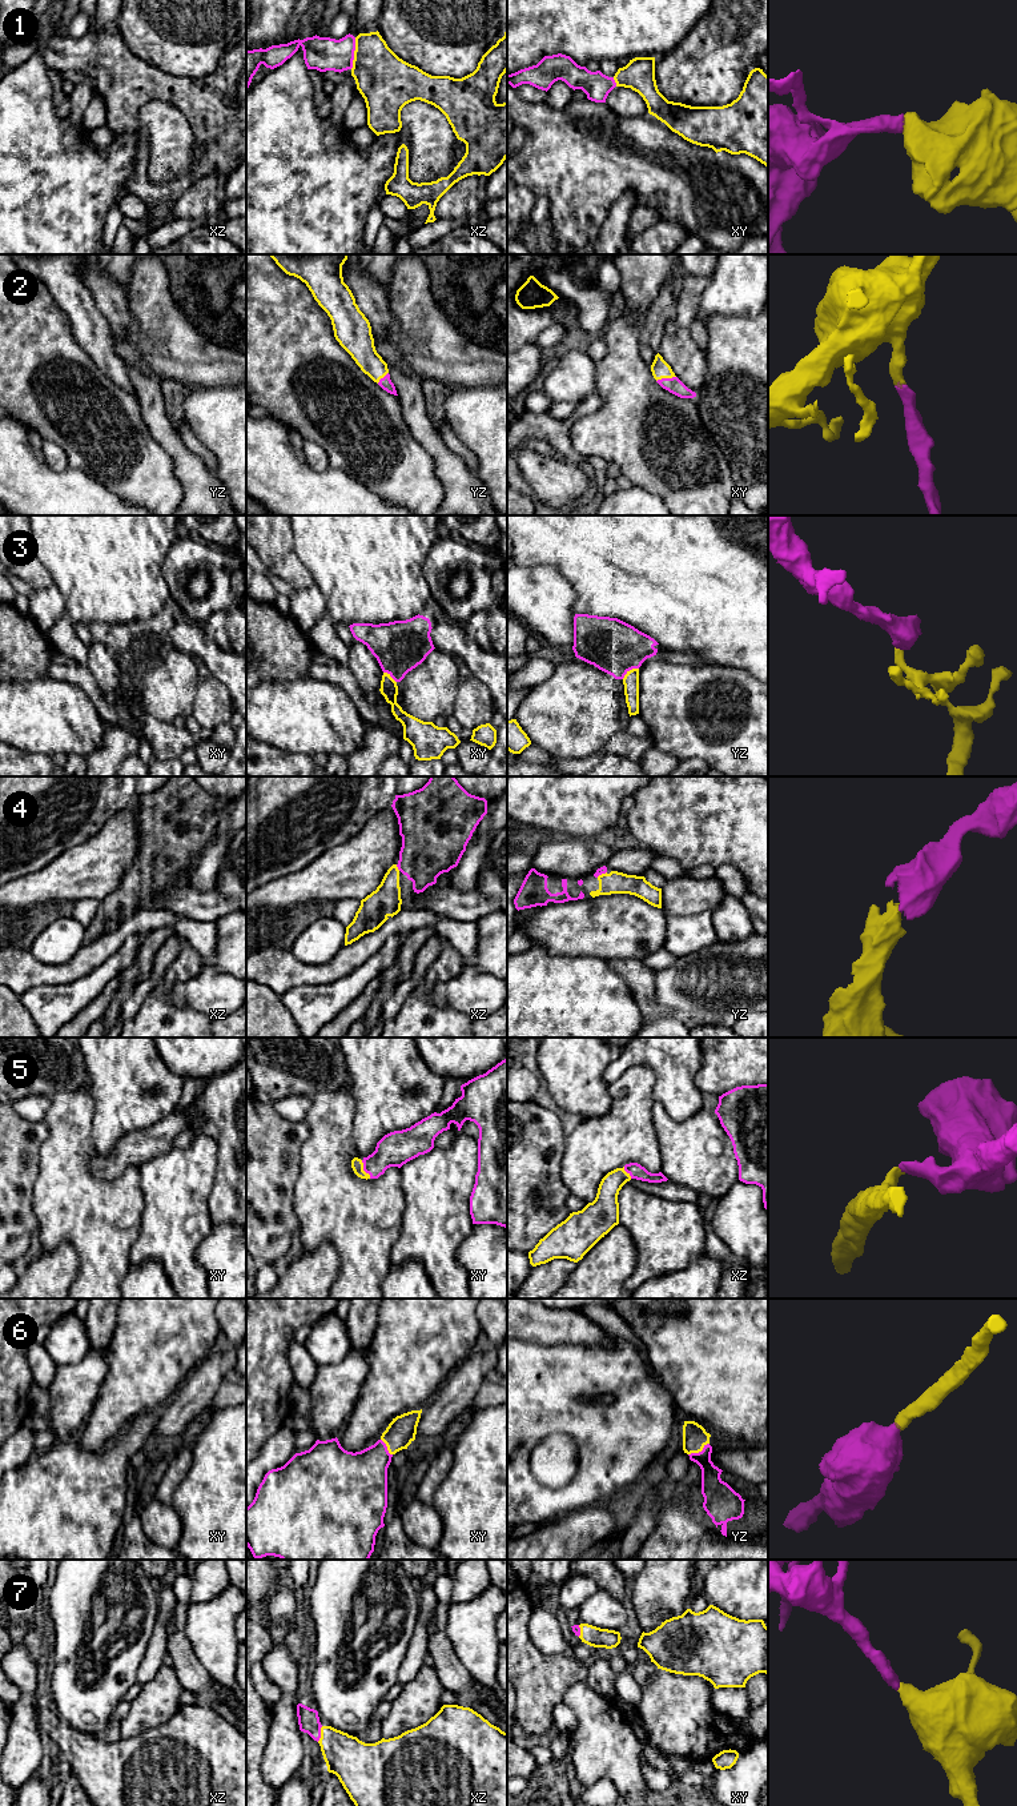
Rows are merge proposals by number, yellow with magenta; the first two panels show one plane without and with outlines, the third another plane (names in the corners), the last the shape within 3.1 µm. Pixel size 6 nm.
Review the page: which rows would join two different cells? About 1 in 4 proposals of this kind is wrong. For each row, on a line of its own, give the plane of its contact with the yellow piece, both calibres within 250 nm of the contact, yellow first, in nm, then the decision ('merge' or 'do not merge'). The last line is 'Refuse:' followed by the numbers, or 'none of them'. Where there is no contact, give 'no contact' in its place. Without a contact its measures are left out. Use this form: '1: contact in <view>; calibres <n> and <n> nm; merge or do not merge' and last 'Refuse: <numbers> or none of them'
1: contact in xz; calibres 320 and 200 nm; merge
2: contact in xy; calibres 110 and 100 nm; merge
3: contact in yz; calibres 100 and 320 nm; do not merge
4: contact in xz; calibres 180 and 360 nm; merge
5: contact in xy; calibres 70 and 200 nm; merge
6: contact in yz; calibres 150 and 150 nm; merge
7: contact in xz; calibres 260 and 130 nm; merge
Refuse: 3

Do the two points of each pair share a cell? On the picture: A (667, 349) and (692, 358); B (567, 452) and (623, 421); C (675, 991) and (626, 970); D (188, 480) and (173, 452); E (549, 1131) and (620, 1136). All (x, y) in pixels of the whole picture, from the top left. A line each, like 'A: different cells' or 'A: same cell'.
A: same cell
B: different cells
C: different cells
D: same cell
E: different cells

